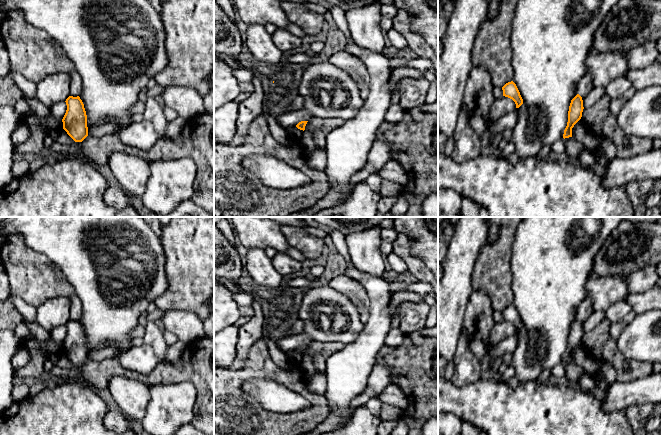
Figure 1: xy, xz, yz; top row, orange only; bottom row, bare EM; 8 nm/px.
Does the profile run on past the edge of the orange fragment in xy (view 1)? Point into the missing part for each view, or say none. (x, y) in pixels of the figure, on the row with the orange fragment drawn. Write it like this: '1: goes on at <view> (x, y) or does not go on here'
1: does not go on here

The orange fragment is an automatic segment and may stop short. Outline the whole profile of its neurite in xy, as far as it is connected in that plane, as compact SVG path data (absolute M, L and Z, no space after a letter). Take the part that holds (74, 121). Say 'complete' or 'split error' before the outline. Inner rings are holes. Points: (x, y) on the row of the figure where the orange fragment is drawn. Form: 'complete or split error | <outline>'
complete | M69 96L65 102L67 110L62 119L63 129L75 142L82 142L88 136L84 104L79 96Z

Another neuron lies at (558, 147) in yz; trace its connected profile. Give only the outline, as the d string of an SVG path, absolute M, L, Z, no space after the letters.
M561 138L551 145L551 151L556 154L562 154L565 152L565 140Z

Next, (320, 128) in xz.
M316 118L308 120L305 130L310 131L315 139L316 148L325 149L327 135L334 129L344 125L346 120L341 118Z

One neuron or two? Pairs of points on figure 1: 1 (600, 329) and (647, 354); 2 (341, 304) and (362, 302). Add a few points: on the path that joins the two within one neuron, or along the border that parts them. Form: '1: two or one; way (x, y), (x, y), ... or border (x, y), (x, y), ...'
1: two; border (615, 340), (618, 350), (624, 356)
2: two; border (334, 289), (358, 307), (363, 324)

